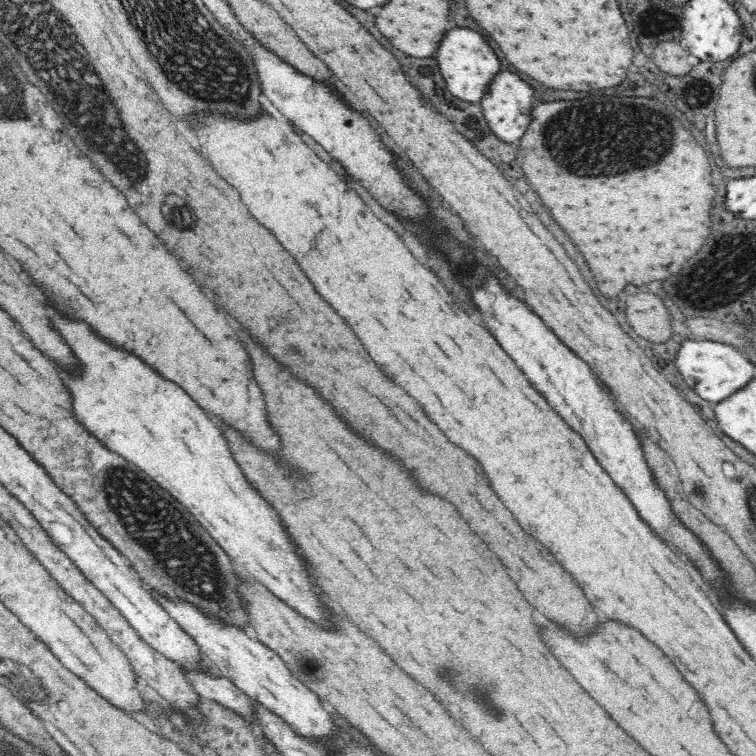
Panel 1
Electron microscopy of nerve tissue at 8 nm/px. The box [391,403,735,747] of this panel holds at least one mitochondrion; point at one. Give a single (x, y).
(484, 692)

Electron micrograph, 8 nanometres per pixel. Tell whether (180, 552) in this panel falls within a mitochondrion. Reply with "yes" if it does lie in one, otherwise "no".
yes

